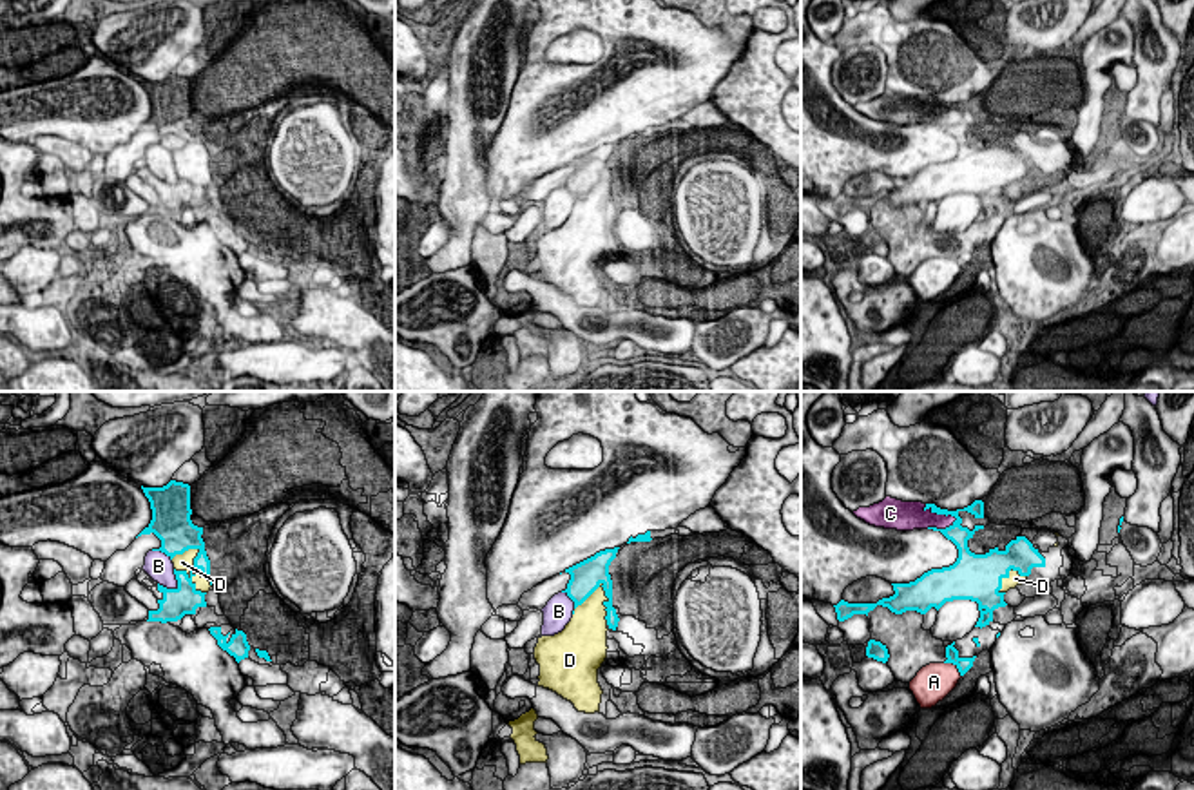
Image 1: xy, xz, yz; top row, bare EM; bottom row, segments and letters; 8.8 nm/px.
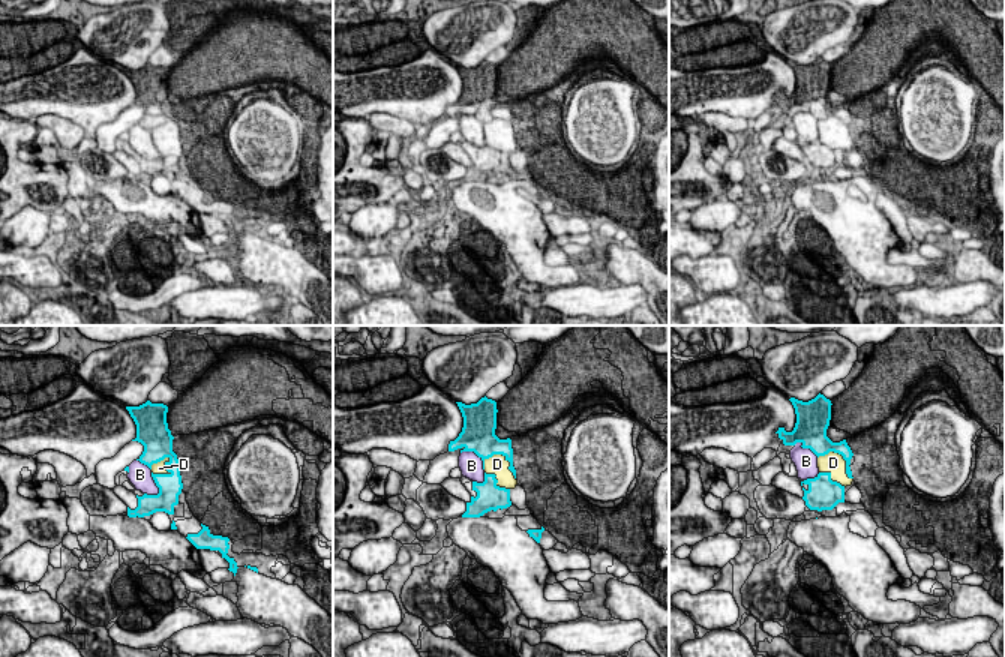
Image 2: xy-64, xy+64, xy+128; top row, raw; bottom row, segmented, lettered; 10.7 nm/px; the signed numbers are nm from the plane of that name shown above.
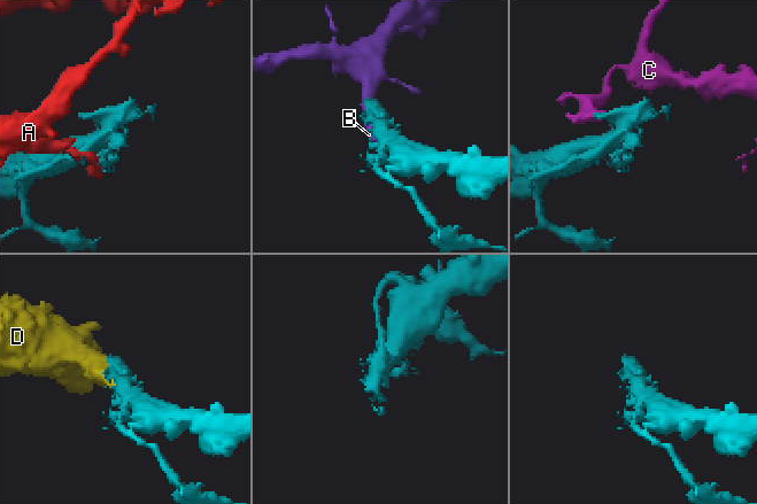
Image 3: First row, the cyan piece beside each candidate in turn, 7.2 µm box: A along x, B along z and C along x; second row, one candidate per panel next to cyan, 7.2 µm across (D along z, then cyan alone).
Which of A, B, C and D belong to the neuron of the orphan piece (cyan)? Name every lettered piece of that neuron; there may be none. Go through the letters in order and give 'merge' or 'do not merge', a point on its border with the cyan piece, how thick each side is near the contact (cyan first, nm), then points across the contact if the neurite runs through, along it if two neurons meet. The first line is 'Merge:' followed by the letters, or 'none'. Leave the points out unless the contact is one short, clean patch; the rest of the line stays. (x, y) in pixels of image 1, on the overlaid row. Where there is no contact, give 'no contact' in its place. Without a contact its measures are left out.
Merge: D
A: do not merge; meets cyan in yz at (957, 667); 130 nm thick on the cyan side, 320 nm on the other
B: do not merge; meets cyan in xy at (174, 589); 260 nm thick on the cyan side, 240 nm on the other
C: do not merge; meets cyan in yz at (941, 513); 170 nm thick on the cyan side, 220 nm on the other
D: merge; meets cyan in xy at (194, 564); 220 nm thick on the cyan side, 160 nm on the other

